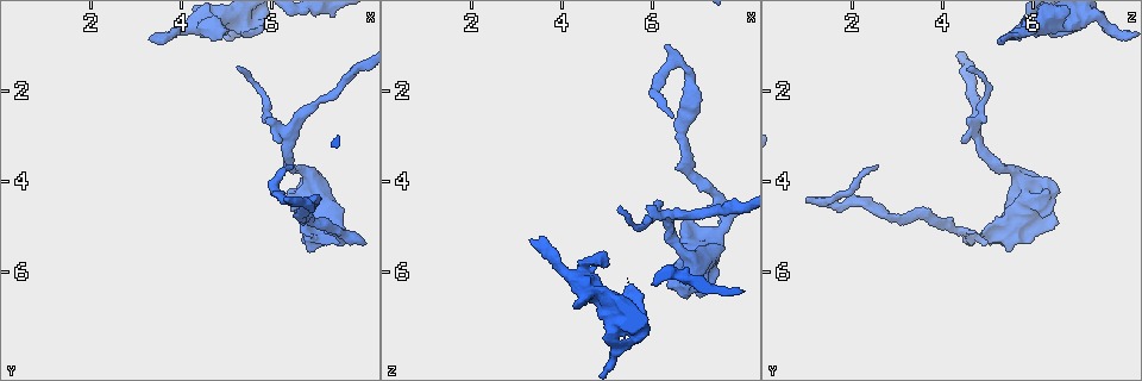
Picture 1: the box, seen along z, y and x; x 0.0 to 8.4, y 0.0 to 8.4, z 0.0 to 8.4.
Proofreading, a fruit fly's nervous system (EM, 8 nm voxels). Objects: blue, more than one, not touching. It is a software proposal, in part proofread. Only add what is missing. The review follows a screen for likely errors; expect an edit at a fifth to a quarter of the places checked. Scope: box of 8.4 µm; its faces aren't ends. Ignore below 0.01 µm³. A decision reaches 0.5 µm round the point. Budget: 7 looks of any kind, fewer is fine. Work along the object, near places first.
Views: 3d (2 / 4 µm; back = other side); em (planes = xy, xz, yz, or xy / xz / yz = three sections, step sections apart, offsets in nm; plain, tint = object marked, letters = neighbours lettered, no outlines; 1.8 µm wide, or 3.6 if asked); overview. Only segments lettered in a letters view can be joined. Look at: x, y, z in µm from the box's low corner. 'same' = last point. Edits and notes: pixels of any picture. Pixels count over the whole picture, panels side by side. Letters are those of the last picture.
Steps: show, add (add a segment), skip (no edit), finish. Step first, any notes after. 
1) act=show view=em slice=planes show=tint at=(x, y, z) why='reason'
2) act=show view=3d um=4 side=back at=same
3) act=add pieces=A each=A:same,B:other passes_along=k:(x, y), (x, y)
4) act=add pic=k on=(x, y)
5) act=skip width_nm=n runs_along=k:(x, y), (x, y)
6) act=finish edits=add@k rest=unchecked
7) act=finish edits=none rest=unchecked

act=show view=em slice=xz step=16 show=letters at=(7.50, 5.20, 4.80) why='arms part here'

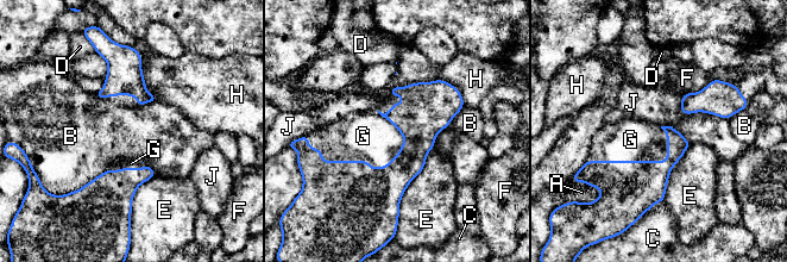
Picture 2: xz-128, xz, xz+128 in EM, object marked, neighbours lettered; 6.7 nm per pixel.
act=add pieces=G width_nm=100 longest_contact=G:600nm each=A:other,B:other,C:other,D:other,E:other,F:other,G:same,H:other,J:other found='it goes on there'

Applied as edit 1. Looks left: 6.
act=show view=overview

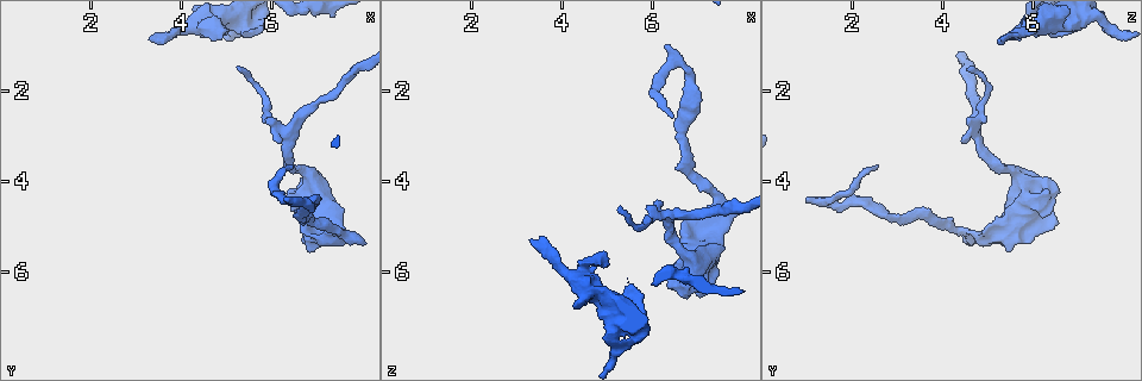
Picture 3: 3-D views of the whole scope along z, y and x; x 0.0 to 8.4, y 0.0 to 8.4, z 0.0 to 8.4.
act=show view=em slice=planes show=letters at=(5.50, 0.70, 6.30) why='branch stops here'

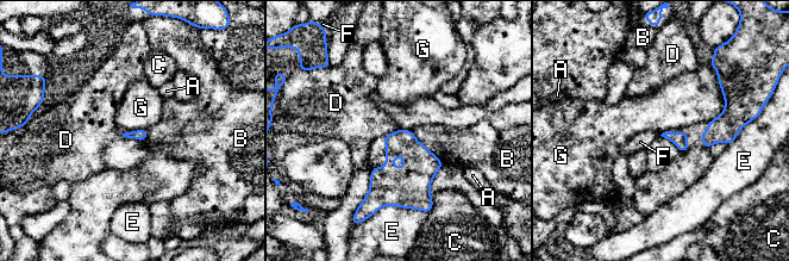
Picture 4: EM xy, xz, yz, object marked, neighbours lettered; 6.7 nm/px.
act=skip each=A:other,B:other,C:other,D:other,E:other,F:other,G:other border=4:(709, 64), (724, 110), (708, 122) found='none of them fits'

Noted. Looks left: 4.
act=finish edits=add@2 rest=unchecked

